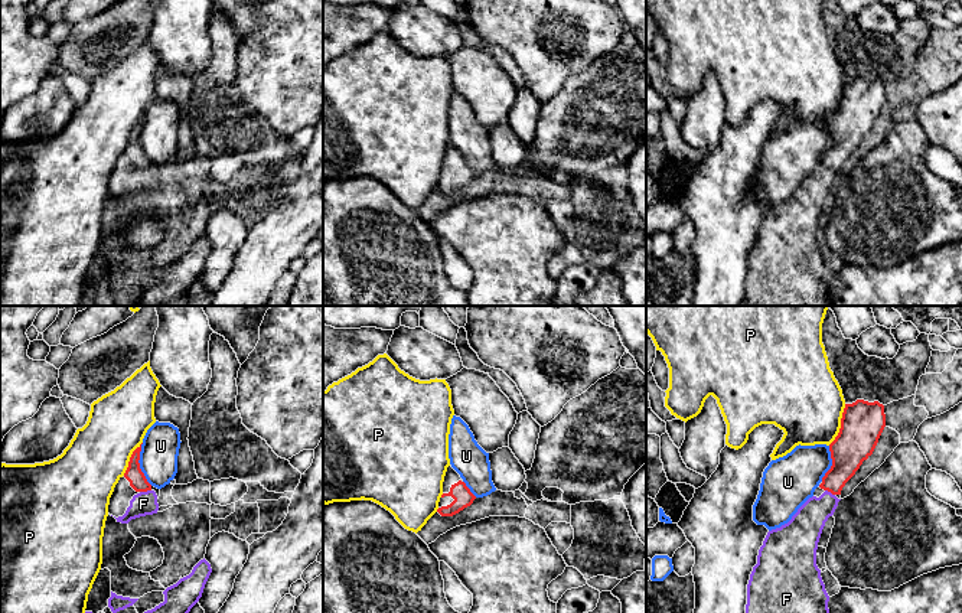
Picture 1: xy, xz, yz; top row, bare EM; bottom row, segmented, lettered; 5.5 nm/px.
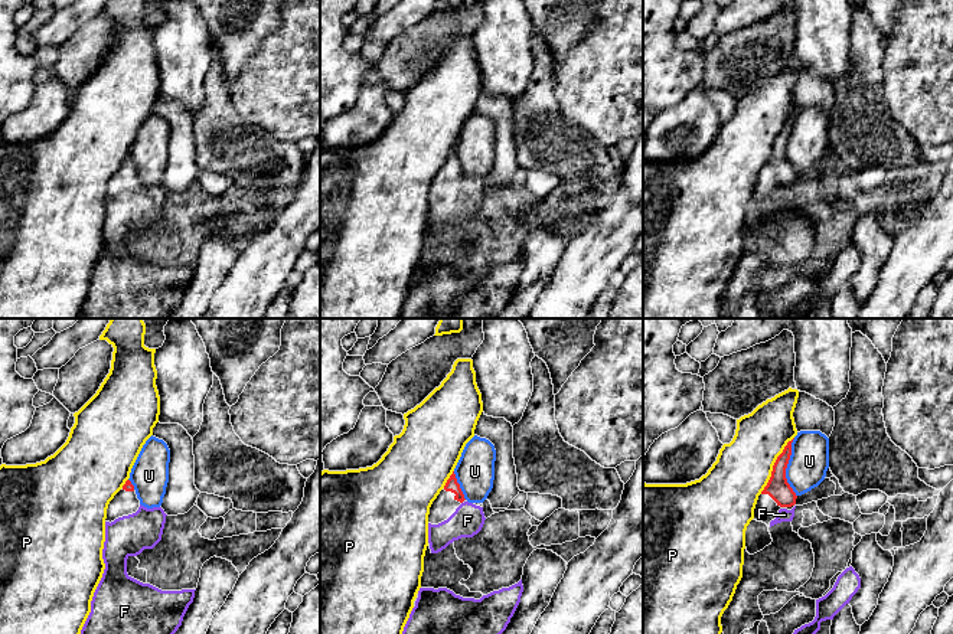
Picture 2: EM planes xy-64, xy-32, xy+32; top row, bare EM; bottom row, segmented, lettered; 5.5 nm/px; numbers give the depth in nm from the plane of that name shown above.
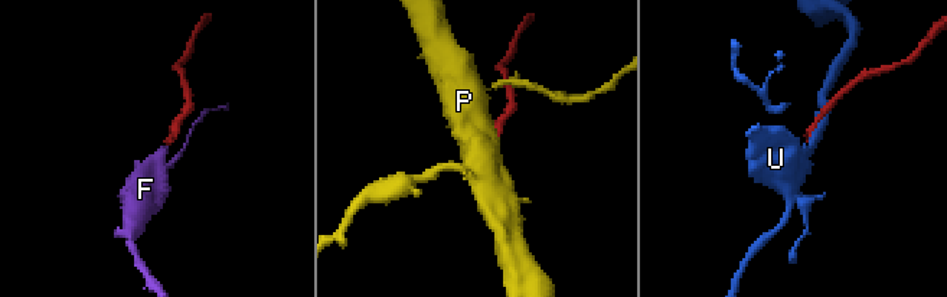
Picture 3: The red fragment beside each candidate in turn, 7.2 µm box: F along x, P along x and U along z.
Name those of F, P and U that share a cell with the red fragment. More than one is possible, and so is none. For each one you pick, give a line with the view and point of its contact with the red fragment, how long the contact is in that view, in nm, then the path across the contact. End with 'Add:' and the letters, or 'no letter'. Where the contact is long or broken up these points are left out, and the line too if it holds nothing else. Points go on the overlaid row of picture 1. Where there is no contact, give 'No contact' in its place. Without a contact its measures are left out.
F: Touches red at xy (144, 491). Shared border 70 nm. Path across: xy (137, 481), (144, 491), (143, 504)
Add: F

